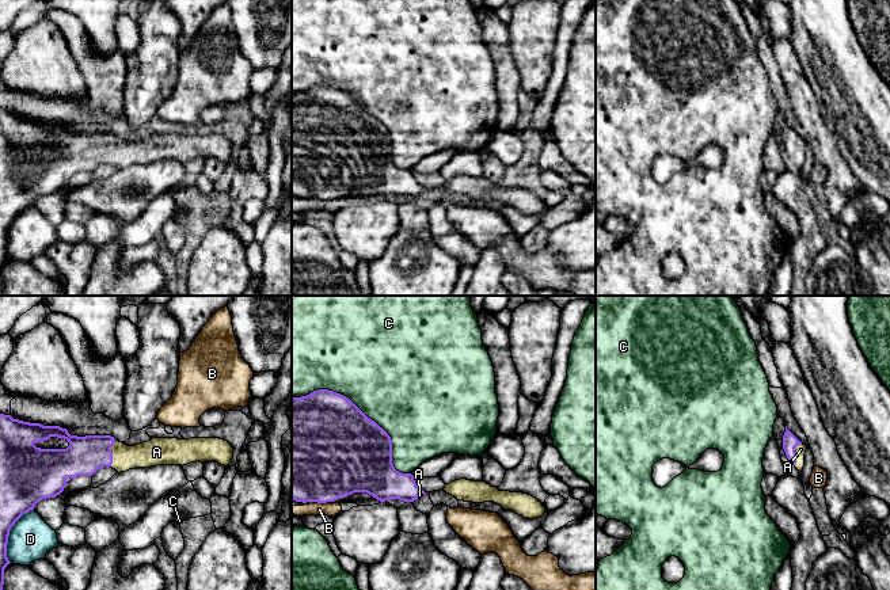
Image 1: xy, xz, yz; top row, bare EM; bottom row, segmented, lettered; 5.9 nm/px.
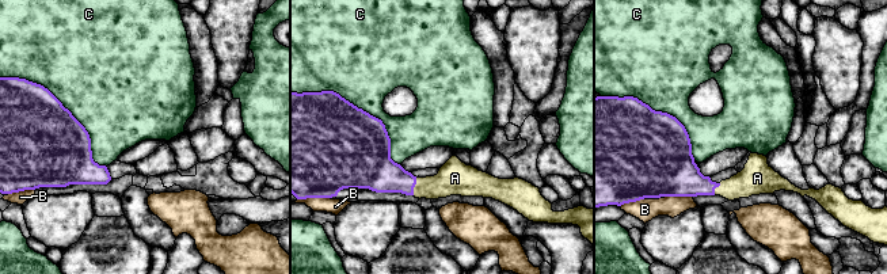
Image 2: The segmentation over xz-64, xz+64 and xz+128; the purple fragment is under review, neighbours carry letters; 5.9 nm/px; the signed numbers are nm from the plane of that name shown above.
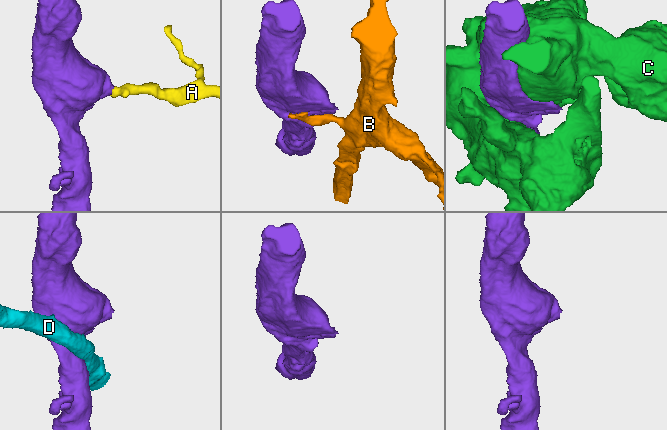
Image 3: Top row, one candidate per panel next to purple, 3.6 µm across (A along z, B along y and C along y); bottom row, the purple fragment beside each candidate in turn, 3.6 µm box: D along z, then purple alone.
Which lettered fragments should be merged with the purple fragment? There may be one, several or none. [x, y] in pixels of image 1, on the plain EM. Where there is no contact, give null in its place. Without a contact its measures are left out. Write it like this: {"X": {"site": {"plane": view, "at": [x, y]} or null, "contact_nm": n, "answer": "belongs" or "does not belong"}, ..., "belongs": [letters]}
{"A": {"site": {"plane": "xy", "at": [111, 149]}, "contact_nm": 160, "answer": "belongs"}, "B": {"site": {"plane": "xz", "at": [322, 198]}, "contact_nm": 60, "answer": "does not belong"}, "C": {"site": {"plane": "xz", "at": [364, 110]}, "contact_nm": 850, "answer": "does not belong"}, "D": {"site": {"plane": "xy", "at": [8, 229]}, "contact_nm": 340, "answer": "does not belong"}, "belongs": ["A"]}

